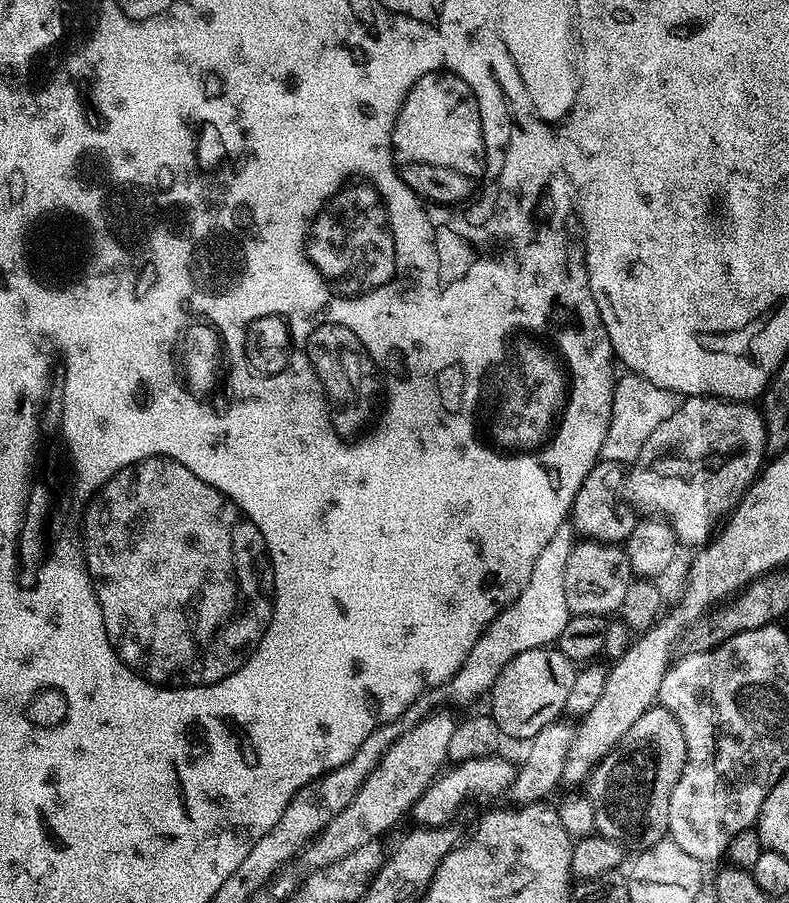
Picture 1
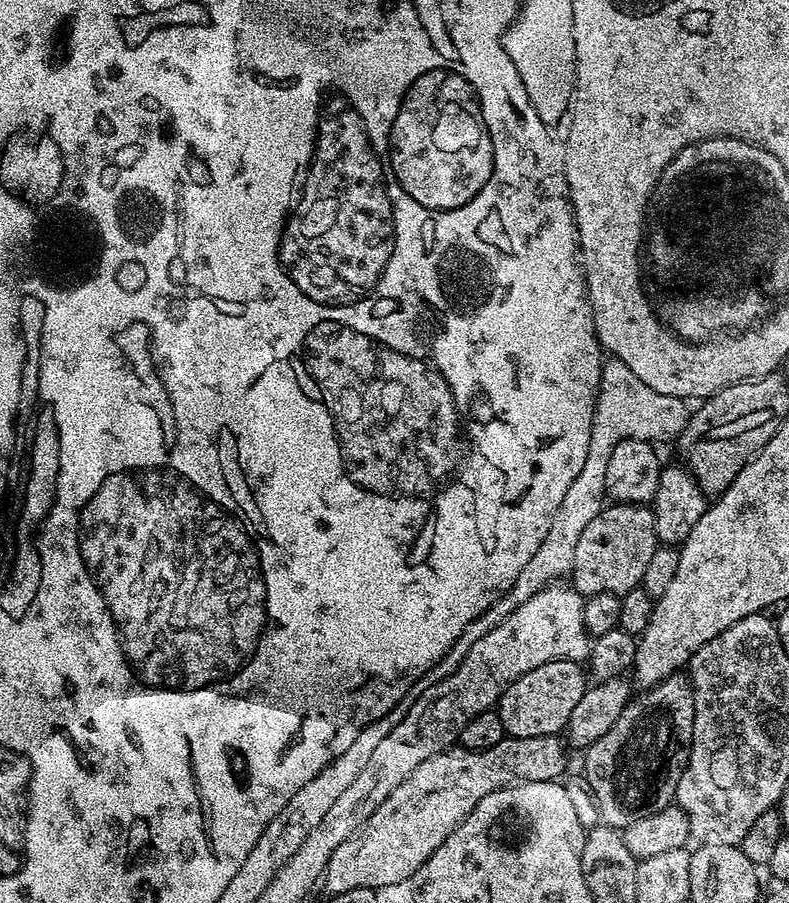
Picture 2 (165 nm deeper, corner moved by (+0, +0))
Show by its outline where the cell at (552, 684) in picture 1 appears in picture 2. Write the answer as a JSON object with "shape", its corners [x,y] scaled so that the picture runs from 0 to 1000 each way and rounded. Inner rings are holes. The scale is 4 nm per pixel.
{"shape":[[[728,731],[692,733],[658,749],[634,770],[631,787],[640,812],[657,817],[703,815],[714,812],[719,807],[722,791],[728,791],[728,782],[738,777],[743,761],[740,749],[743,750],[741,741]]]}

